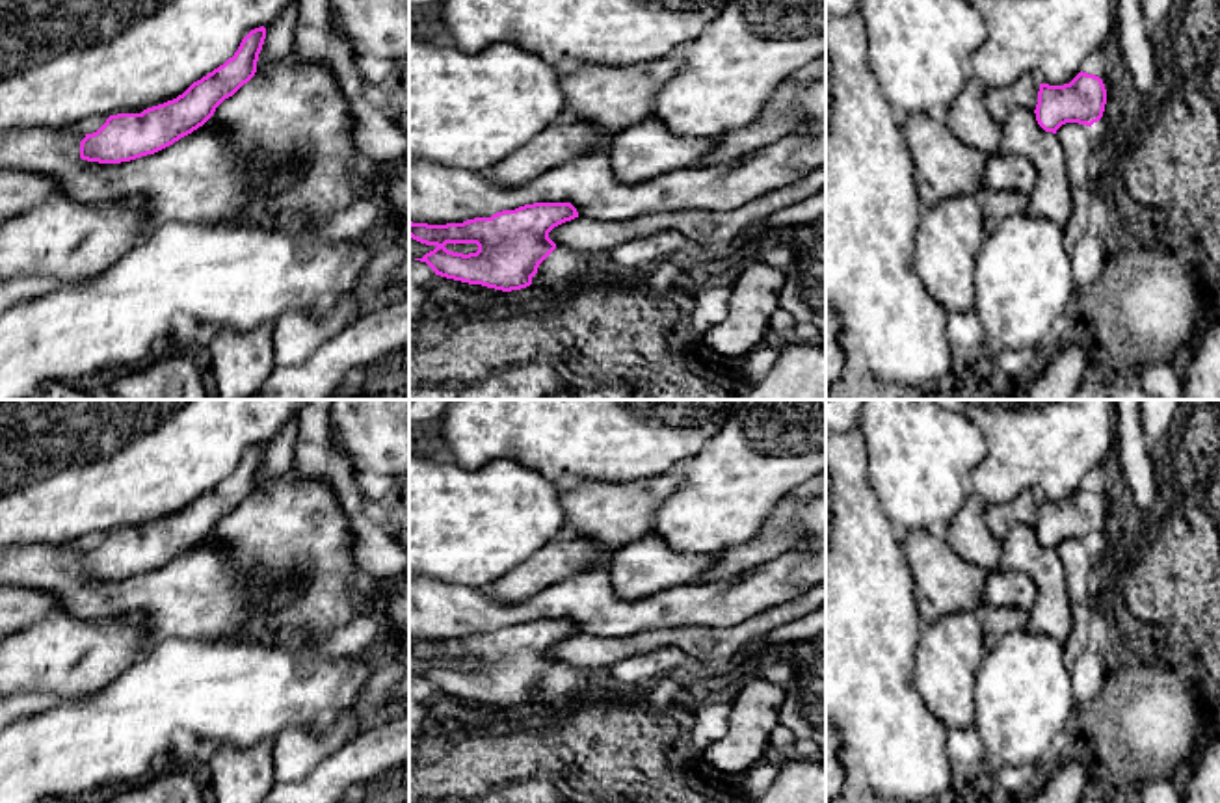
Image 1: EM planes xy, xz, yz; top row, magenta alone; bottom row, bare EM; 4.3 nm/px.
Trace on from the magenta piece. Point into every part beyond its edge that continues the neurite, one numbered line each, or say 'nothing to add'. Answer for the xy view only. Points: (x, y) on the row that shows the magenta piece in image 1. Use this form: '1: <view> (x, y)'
nothing to add

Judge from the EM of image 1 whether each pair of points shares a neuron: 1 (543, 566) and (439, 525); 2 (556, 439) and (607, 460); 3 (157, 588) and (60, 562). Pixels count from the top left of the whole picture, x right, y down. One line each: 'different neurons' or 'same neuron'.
1: different neurons
2: same neuron
3: same neuron

